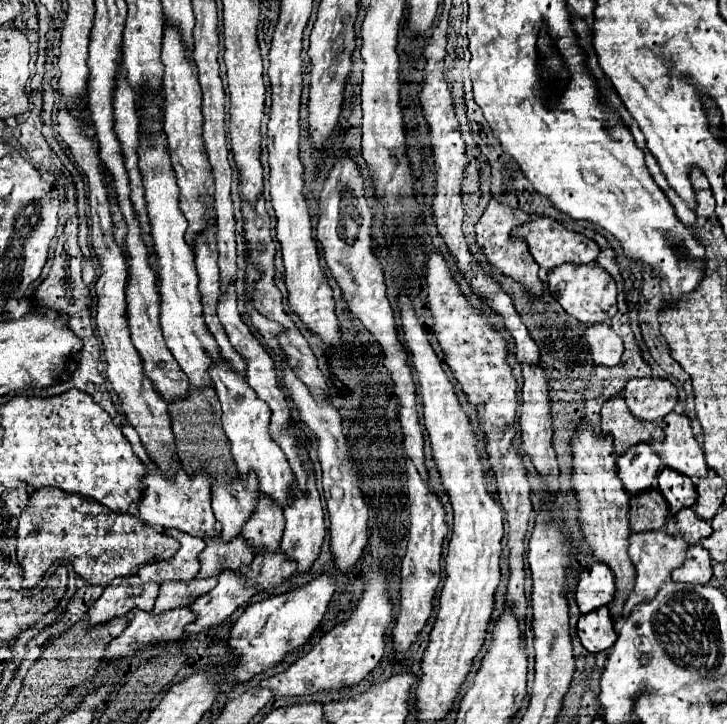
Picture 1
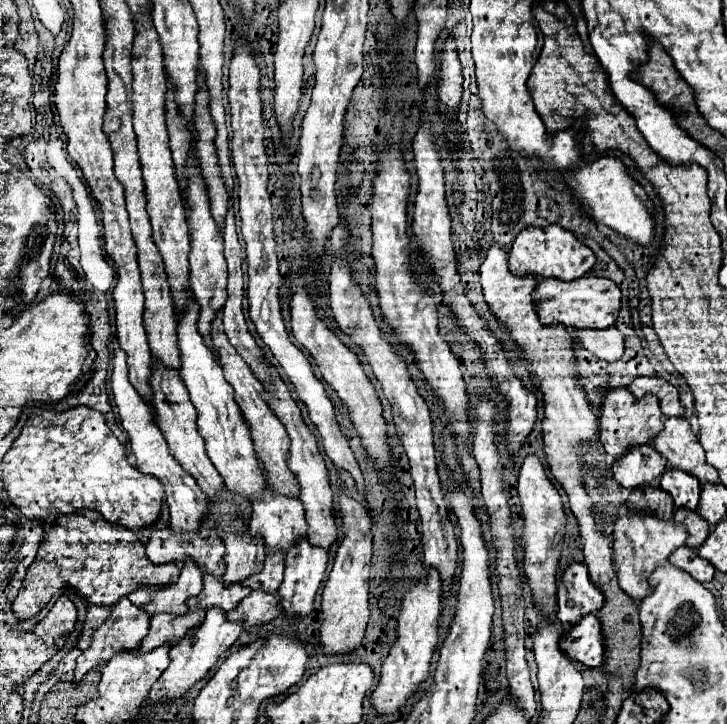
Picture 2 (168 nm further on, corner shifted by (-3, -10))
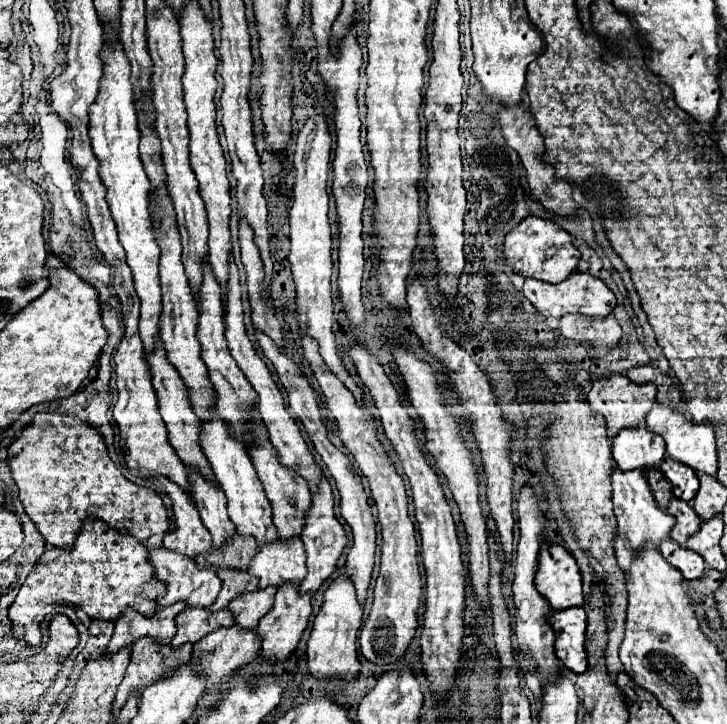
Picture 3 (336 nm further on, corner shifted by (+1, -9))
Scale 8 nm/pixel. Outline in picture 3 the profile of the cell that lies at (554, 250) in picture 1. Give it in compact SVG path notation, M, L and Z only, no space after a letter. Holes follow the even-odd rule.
M526 217L516 229L512 229L504 241L504 259L506 265L512 267L522 277L534 277L546 283L560 283L568 275L572 275L580 263L580 251L572 245L572 237L568 231L560 229L550 219Z

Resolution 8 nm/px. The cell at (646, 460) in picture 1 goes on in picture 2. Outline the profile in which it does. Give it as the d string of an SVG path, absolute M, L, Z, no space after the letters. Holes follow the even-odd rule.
M636 446L636 450L630 450L628 454L622 454L612 464L614 480L628 490L634 490L638 486L654 482L658 476L662 476L666 470L664 458L652 450L652 446Z

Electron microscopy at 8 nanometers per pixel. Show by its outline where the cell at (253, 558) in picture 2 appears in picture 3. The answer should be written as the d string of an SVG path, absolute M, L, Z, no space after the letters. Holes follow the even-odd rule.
M220 567L218 577L222 579L222 591L220 591L218 599L212 603L212 607L210 607L212 611L228 605L232 601L232 597L236 597L236 593L258 589L258 577L248 575L248 571L242 571L242 569Z

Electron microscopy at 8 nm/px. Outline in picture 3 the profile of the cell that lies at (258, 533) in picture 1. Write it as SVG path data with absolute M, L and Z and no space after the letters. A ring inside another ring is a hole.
M268 585L266 589L256 589L256 591L244 591L238 597L232 599L230 609L236 617L236 625L258 625L260 617L268 613L274 601L276 587Z

